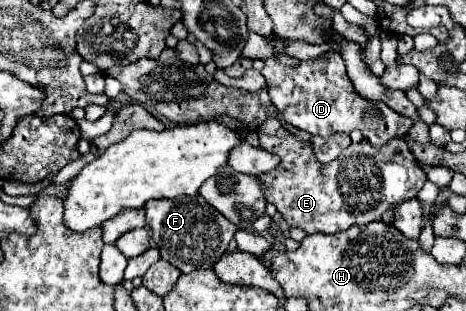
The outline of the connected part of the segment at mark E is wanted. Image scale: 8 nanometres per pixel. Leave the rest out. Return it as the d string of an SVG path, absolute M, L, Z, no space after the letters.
M276 118L266 120L258 128L258 136L260 136L260 146L272 154L278 154L282 160L276 170L260 176L266 200L278 208L278 212L282 214L282 218L286 220L288 226L296 226L296 228L304 230L306 234L316 234L316 232L336 234L336 232L344 232L352 226L364 228L366 224L370 224L374 220L392 224L394 208L400 202L416 198L418 190L426 182L424 170L418 166L414 154L410 152L410 148L406 146L406 142L402 138L394 138L388 144L384 144L382 148L374 148L370 142L360 140L358 144L350 144L330 164L322 164L316 160L314 152L310 150L310 142L302 142L302 140L294 138L292 134L288 134Z

